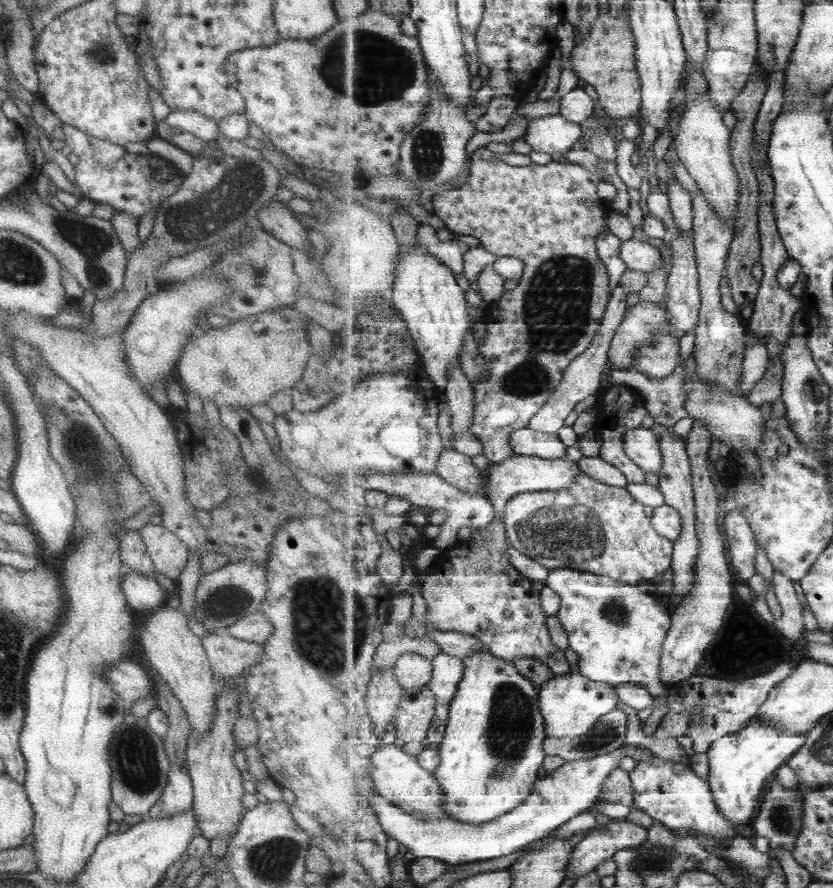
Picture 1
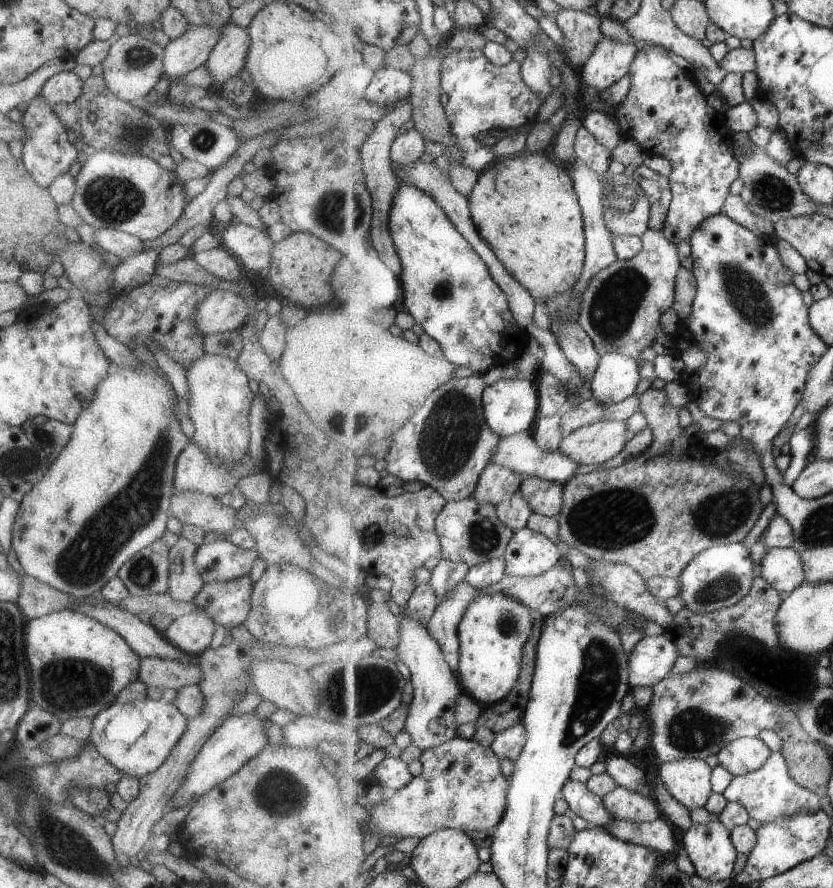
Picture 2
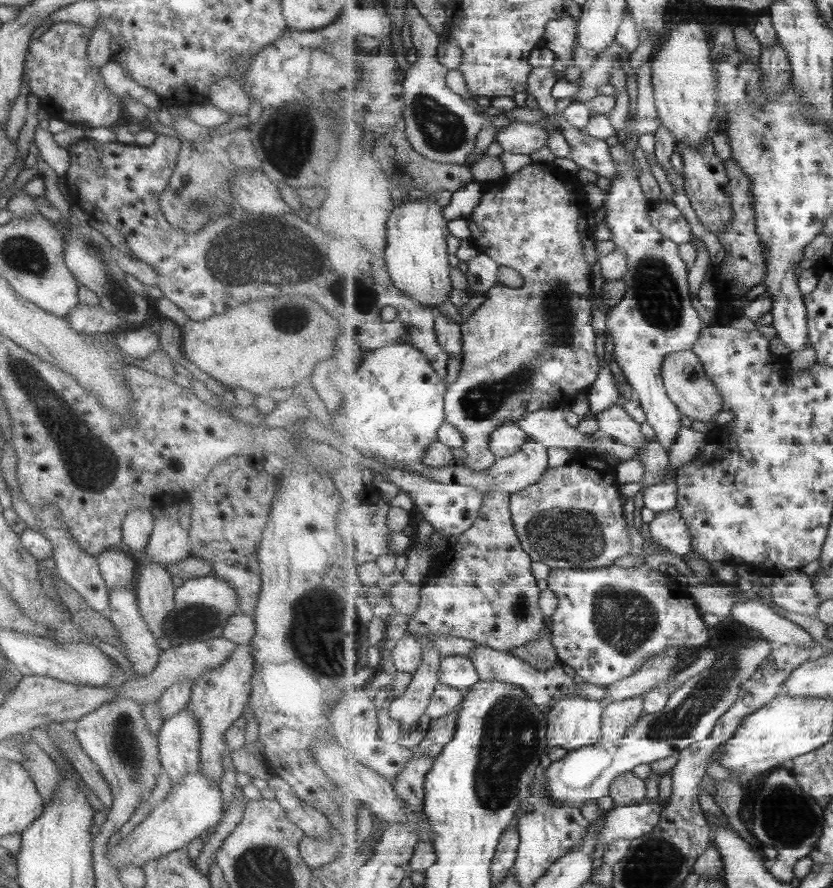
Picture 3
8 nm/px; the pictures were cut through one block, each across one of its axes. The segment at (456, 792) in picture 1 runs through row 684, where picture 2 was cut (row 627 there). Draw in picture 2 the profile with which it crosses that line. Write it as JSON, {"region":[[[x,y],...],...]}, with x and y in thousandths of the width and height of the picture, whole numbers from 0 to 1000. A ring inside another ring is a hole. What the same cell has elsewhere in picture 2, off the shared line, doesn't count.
{"region":[[[604,669],[575,670],[552,705],[552,743],[549,760],[558,782],[567,784],[582,797],[597,793],[611,784],[611,779],[618,775],[618,770],[624,764],[628,732],[640,713],[642,696],[641,689],[634,684],[625,682],[625,678],[613,676],[611,671],[604,671]]]}

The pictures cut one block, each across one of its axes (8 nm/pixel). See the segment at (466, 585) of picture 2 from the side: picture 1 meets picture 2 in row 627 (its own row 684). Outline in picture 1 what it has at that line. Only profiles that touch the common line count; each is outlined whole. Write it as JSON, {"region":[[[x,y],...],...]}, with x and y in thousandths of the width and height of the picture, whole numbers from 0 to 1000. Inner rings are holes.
{"region":[[[529,734],[517,741],[517,748],[521,748],[520,765],[513,774],[522,780],[525,793],[541,793],[557,764],[558,744]]]}

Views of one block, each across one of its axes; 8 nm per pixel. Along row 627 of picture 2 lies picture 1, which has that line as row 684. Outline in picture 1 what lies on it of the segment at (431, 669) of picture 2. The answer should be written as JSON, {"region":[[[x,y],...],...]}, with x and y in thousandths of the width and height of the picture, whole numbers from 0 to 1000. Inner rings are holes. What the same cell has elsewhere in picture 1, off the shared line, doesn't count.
{"region":[[[491,734],[475,743],[473,753],[485,778],[497,780],[519,768],[521,748],[509,738]]]}

